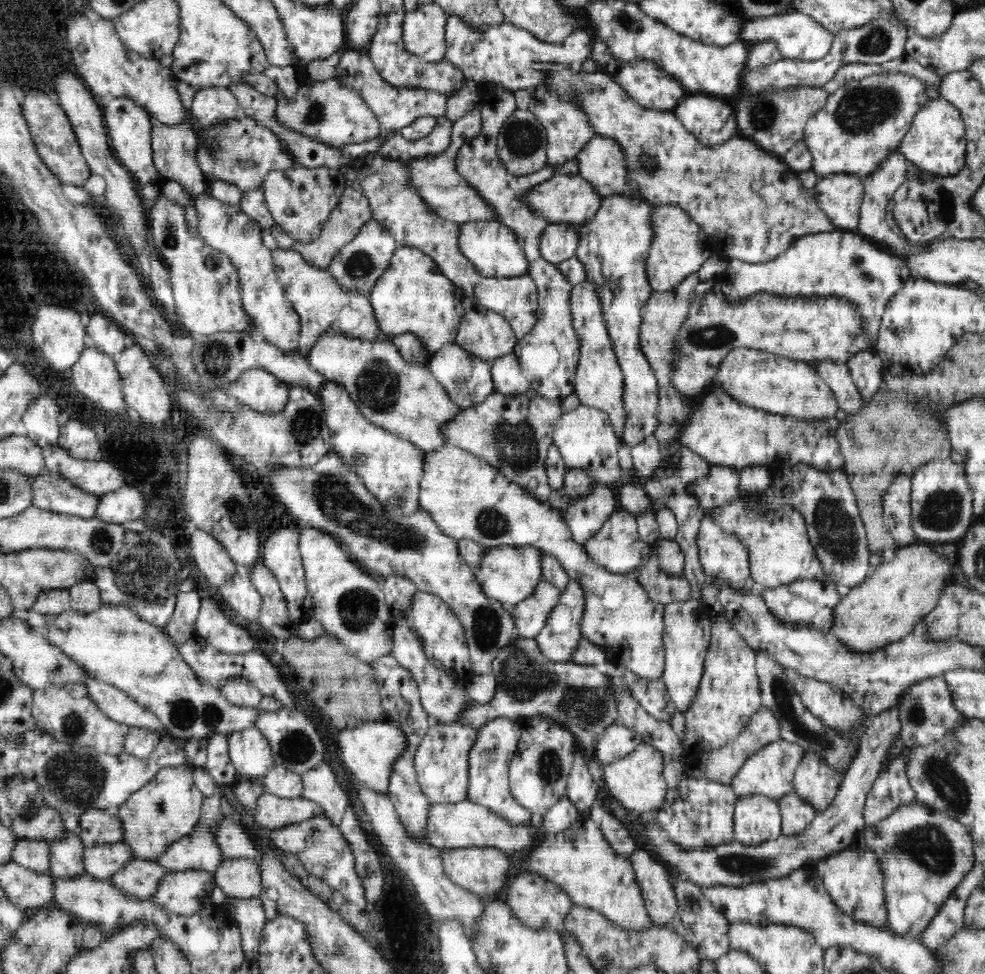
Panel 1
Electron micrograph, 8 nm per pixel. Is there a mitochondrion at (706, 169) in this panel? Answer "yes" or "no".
no

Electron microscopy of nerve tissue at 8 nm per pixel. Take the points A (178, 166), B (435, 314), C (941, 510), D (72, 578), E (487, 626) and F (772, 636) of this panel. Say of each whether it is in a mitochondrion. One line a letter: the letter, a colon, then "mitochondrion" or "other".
A: other
B: other
C: mitochondrion
D: other
E: mitochondrion
F: other

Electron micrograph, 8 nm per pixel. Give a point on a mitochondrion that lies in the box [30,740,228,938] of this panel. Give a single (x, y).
(79, 777)

